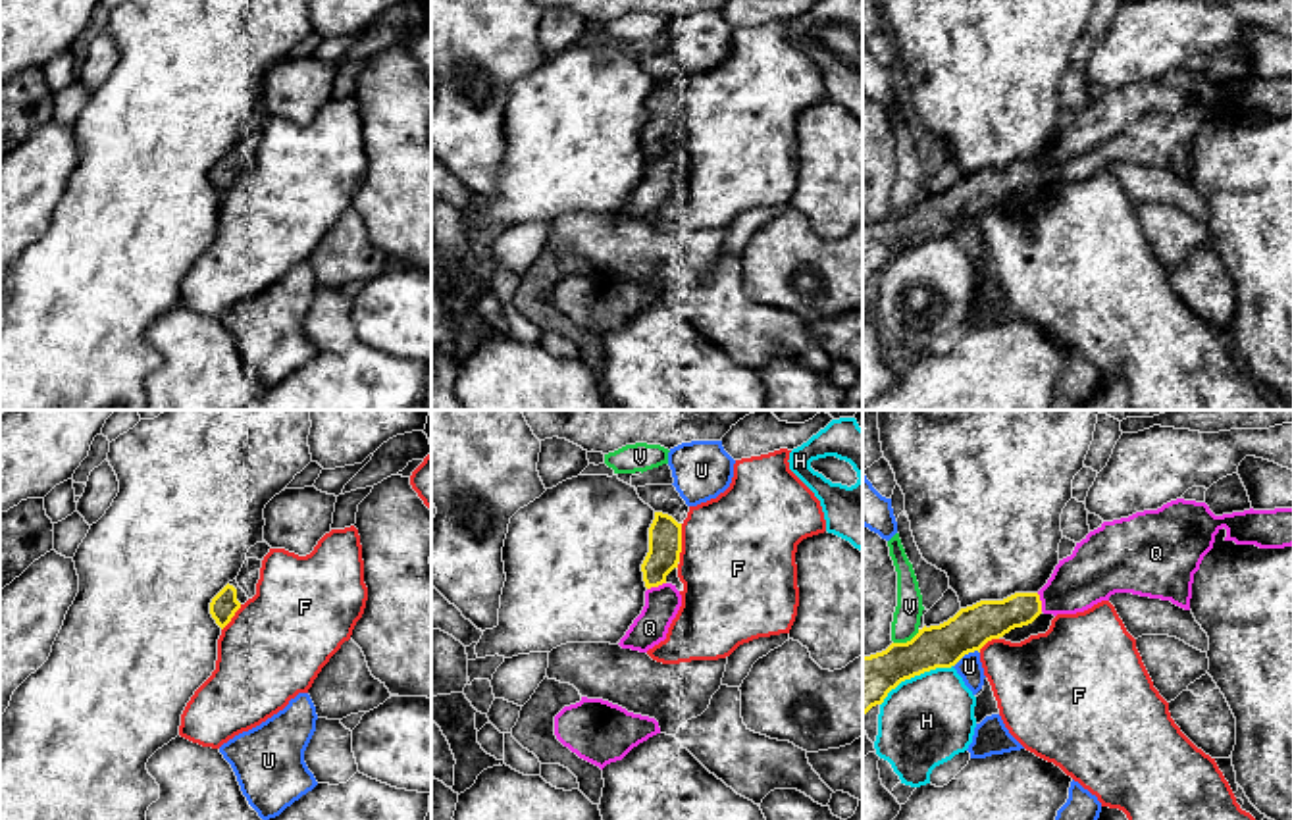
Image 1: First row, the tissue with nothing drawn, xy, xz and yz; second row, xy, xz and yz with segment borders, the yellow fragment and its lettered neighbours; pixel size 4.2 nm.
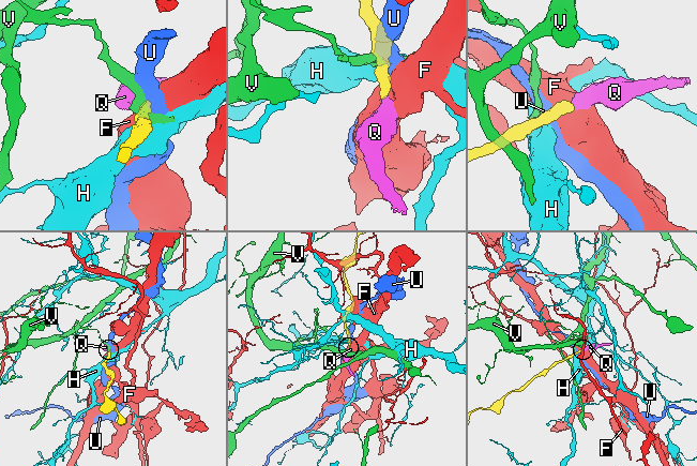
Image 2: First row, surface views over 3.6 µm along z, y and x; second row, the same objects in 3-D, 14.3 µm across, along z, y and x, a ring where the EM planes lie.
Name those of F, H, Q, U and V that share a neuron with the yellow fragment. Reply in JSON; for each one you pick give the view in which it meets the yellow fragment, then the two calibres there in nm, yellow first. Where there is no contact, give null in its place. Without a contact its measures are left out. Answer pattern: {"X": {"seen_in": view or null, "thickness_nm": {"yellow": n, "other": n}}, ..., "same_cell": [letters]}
{"Q": {"seen_in": "xz", "thickness_nm": {"yellow": 140, "other": 150}}, "same_cell": ["Q"]}

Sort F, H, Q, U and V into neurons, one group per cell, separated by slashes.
F / H / Q / U / V

